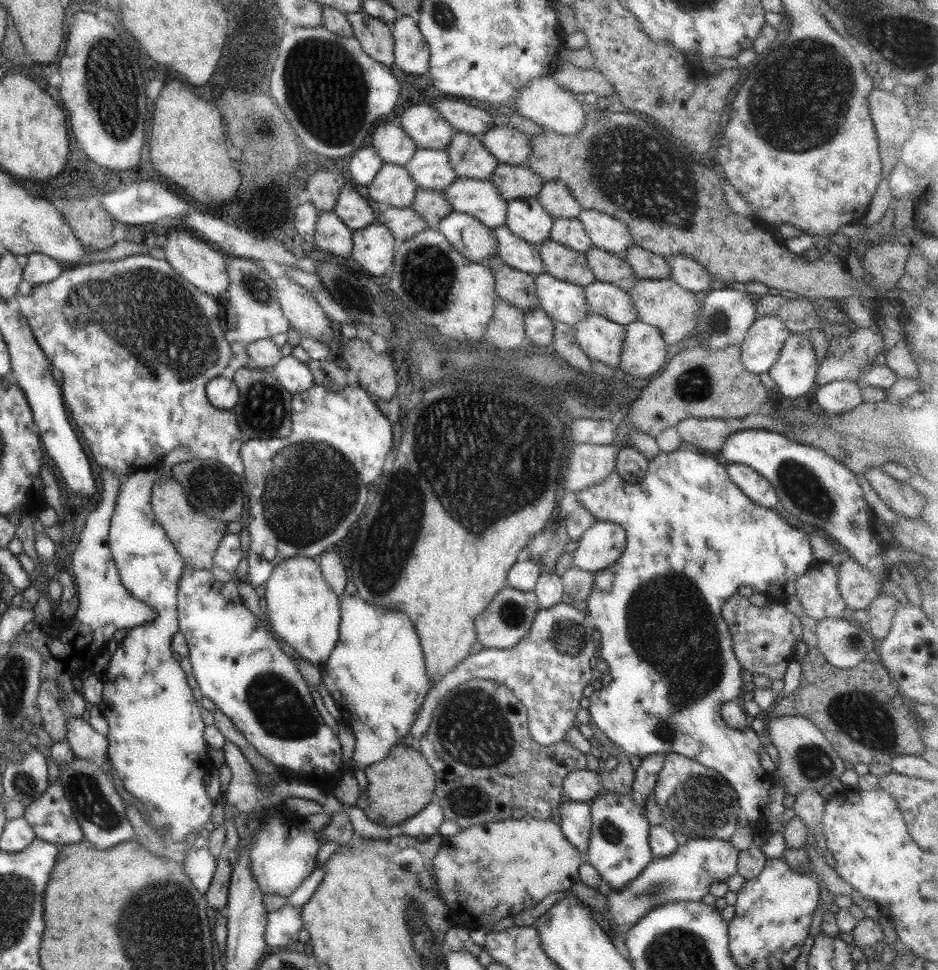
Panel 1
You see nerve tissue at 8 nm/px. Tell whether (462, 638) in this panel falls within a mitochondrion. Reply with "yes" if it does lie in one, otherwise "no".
no

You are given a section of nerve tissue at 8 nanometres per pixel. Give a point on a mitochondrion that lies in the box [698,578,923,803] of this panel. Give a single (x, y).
(861, 724)

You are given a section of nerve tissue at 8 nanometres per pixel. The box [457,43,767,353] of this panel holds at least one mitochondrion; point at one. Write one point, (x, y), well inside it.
(617, 159)

